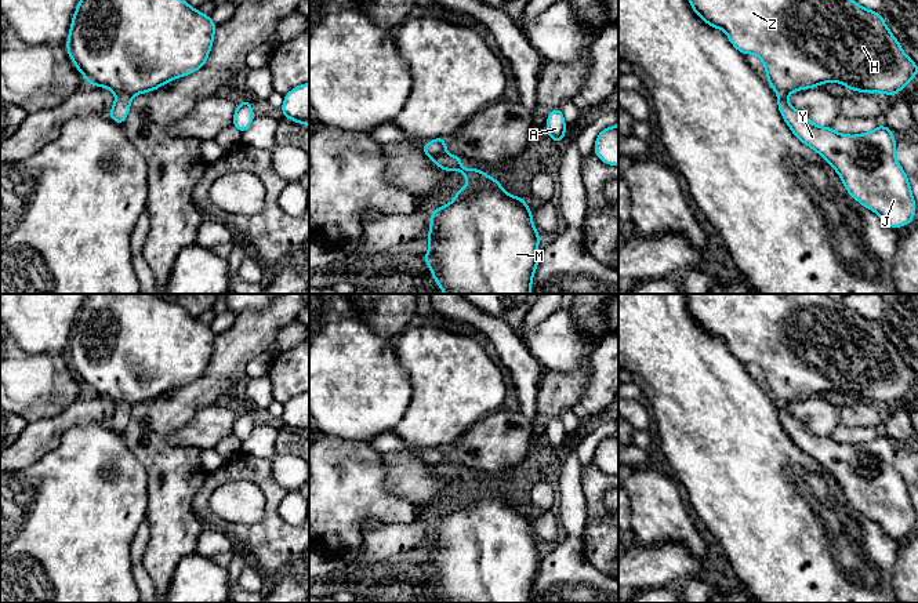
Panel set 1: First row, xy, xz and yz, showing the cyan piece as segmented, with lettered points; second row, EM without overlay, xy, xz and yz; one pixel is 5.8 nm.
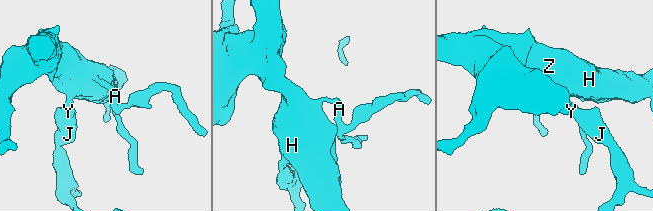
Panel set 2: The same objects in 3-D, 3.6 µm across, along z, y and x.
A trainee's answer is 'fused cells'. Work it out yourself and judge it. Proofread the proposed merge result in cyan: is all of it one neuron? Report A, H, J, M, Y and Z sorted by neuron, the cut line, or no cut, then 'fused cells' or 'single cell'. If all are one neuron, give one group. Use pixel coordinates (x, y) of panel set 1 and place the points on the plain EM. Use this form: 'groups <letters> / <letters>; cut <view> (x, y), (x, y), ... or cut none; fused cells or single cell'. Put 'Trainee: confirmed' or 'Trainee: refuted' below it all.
groups A H J M Y Z; cut none; single cell
Trainee: refuted

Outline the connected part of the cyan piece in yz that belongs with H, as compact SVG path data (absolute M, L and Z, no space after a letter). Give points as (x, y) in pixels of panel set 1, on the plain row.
M686 294L687 309L694 322L710 335L726 341L729 350L743 364L756 363L768 384L770 396L777 402L777 414L783 428L801 451L814 458L838 482L849 504L866 517L877 522L890 537L908 534L915 524L915 511L908 487L895 466L893 442L879 433L871 442L845 444L831 436L813 433L803 422L788 413L787 404L828 391L841 392L850 400L885 402L895 406L918 382L881 323L866 319L848 305L826 294Z

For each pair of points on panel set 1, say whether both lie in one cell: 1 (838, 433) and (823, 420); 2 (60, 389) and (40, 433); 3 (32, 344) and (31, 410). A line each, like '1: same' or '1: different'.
1: different
2: different
3: different

